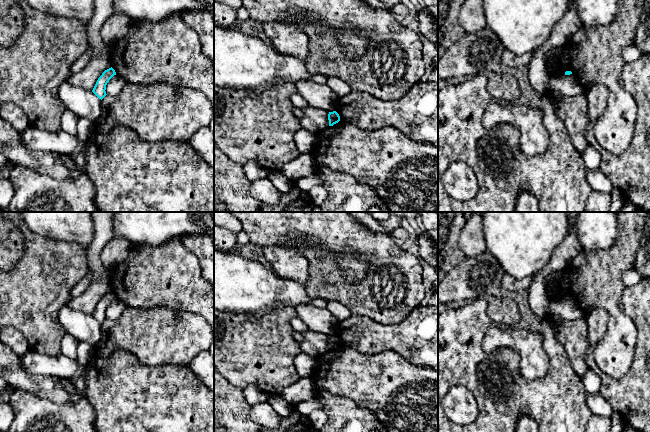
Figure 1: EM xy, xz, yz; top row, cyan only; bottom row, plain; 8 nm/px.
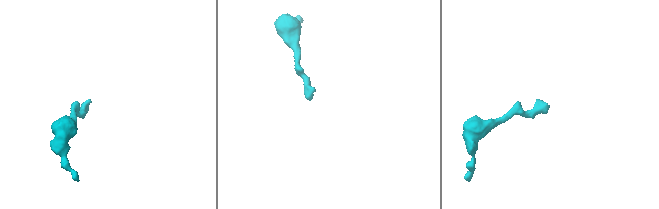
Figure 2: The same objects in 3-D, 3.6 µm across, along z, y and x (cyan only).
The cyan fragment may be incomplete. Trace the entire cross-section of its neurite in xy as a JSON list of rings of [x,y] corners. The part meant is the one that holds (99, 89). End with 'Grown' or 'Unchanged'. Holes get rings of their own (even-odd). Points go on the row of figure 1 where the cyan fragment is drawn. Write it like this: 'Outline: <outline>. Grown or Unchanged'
Outline: [[[111,67],[107,70],[105,70],[102,75],[98,78],[92,92],[99,98],[103,99],[106,94],[106,85],[109,82],[109,80],[116,75],[115,70]]]. Unchanged

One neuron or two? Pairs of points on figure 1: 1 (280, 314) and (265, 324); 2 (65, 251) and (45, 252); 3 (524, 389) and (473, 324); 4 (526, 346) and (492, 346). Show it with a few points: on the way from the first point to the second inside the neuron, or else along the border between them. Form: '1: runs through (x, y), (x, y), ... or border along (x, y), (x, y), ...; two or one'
1: runs through (276, 318), (269, 324); one
2: runs through (60, 251), (50, 252); one
3: runs through (498, 405), (482, 396), (475, 381), (473, 353); one
4: runs through (518, 342), (500, 342); one

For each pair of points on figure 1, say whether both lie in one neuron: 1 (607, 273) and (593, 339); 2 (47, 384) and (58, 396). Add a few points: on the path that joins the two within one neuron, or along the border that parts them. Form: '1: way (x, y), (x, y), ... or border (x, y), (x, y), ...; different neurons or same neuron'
1: border (607, 313), (602, 309), (593, 309), (585, 316); different neurons
2: way (49, 387), (55, 393); same neuron

